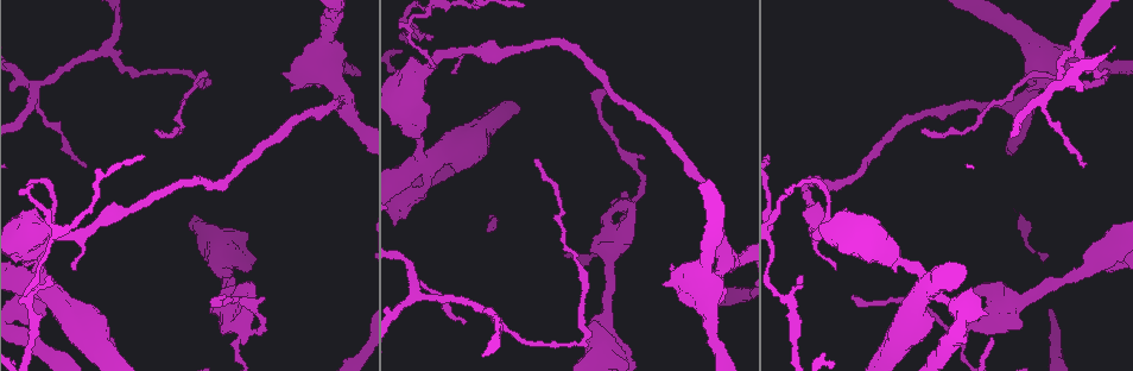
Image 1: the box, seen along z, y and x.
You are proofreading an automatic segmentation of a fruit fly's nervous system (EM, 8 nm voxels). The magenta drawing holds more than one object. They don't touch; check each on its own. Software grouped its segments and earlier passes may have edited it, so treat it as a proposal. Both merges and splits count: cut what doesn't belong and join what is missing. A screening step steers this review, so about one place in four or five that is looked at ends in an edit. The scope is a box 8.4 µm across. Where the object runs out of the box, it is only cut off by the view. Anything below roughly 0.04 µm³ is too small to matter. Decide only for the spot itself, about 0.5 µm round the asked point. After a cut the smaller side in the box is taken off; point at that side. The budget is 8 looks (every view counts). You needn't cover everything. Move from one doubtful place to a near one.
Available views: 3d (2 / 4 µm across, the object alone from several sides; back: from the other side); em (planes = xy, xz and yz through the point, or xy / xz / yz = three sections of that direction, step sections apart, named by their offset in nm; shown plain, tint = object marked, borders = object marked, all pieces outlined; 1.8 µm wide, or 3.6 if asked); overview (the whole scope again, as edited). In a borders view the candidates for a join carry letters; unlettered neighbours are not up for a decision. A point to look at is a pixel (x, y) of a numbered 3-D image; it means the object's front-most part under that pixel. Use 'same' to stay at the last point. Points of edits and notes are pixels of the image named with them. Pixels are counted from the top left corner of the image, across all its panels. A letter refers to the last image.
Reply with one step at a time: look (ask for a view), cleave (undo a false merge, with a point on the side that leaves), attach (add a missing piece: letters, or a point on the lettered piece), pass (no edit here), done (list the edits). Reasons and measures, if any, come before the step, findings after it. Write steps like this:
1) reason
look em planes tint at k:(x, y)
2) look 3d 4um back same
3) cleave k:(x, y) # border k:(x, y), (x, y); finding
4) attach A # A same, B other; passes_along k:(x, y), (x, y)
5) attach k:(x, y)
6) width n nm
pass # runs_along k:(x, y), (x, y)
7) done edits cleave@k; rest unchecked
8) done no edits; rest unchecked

three-way junction
look em xz step 16 tint at 1:(1058, 85)

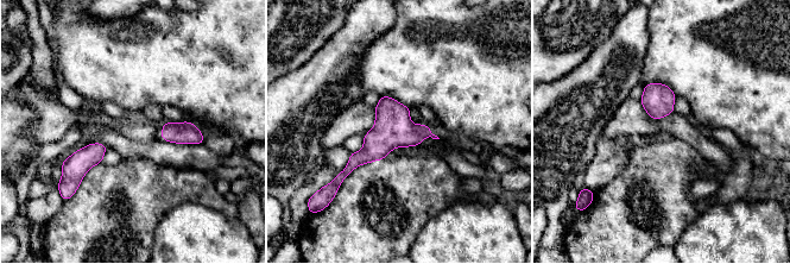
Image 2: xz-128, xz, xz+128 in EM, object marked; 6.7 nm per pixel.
look em planes borders same

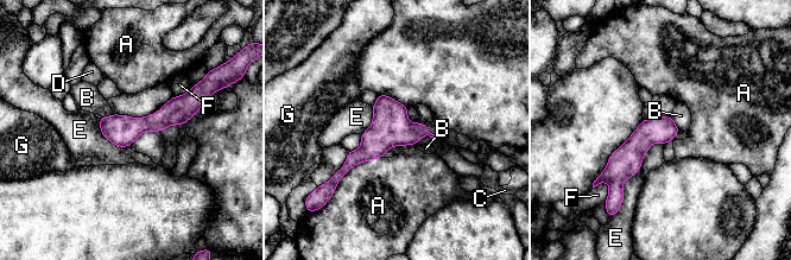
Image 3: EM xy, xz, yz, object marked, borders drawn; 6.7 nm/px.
pass # A other, B other, C other, D other, E other, F other, G other; runs_along 3:(197, 105), (157, 122), (102, 125); all the same neuron

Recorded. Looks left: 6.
touches itself
look em planes tint at 1:(967, 326)

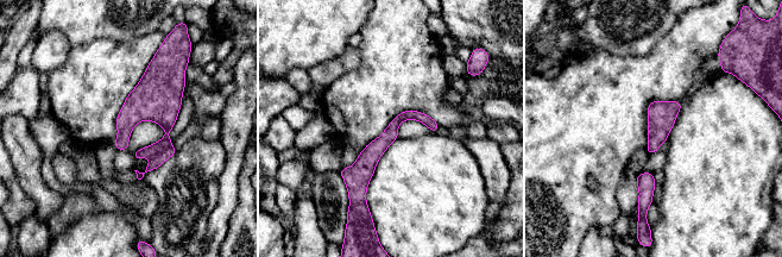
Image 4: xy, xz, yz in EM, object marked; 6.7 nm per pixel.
look em planes borders same

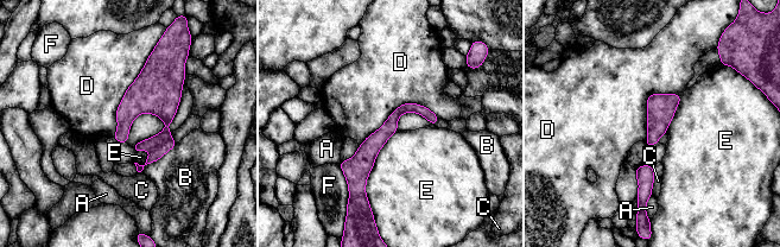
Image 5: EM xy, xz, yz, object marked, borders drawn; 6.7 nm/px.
cleave 5:(158, 152) # A other, B other, C other, D other, E other, F other; border 5:(170, 138), (152, 150); a second neuron is stuck on

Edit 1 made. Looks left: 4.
thin end
look em xy step 4 borders at 1:(155, 132)

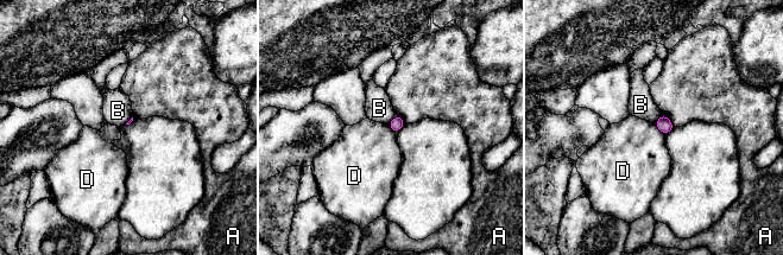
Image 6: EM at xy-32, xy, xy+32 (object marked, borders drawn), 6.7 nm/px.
cut it another way
look em planes borders same

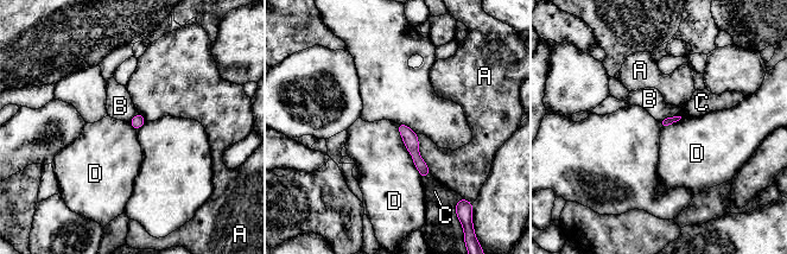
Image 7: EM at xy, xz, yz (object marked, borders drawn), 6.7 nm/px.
pass # A other, B other, C other, D other; border 7:(397, 124), (402, 143), (421, 177); none of them fits

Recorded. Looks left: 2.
done edits cleave@5; rest unchecked

